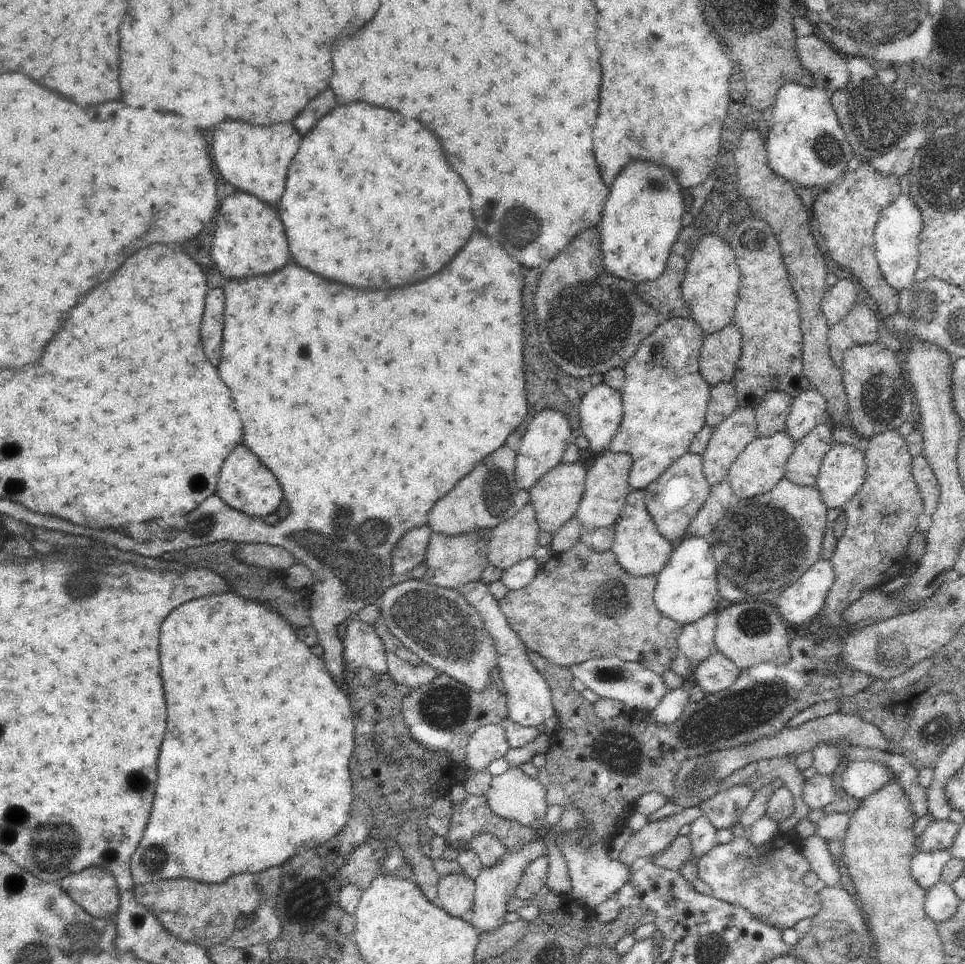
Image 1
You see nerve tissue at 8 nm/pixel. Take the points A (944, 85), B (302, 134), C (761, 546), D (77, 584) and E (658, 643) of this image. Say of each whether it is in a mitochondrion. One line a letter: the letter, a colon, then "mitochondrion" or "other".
A: other
B: other
C: mitochondrion
D: mitochondrion
E: other

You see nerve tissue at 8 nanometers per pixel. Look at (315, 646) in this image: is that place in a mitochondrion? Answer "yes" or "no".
no

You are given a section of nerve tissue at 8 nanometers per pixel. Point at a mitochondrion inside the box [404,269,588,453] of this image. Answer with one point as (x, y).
(534, 357)

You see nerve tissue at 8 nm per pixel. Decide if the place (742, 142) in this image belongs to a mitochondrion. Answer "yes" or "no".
no

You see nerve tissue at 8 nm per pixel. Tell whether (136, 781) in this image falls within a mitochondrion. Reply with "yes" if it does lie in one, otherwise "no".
yes

